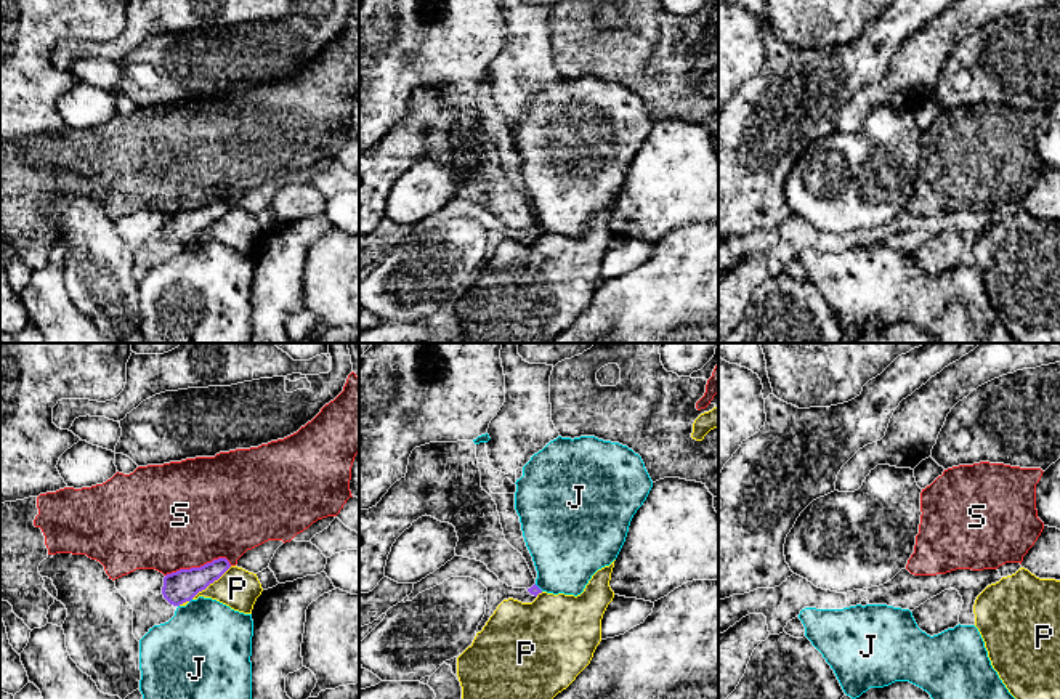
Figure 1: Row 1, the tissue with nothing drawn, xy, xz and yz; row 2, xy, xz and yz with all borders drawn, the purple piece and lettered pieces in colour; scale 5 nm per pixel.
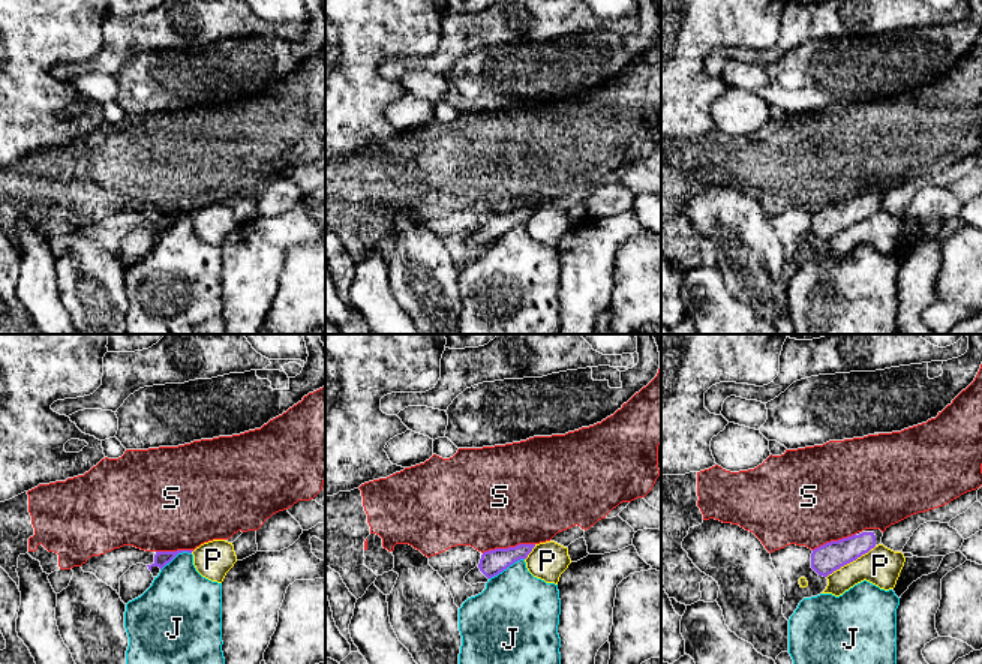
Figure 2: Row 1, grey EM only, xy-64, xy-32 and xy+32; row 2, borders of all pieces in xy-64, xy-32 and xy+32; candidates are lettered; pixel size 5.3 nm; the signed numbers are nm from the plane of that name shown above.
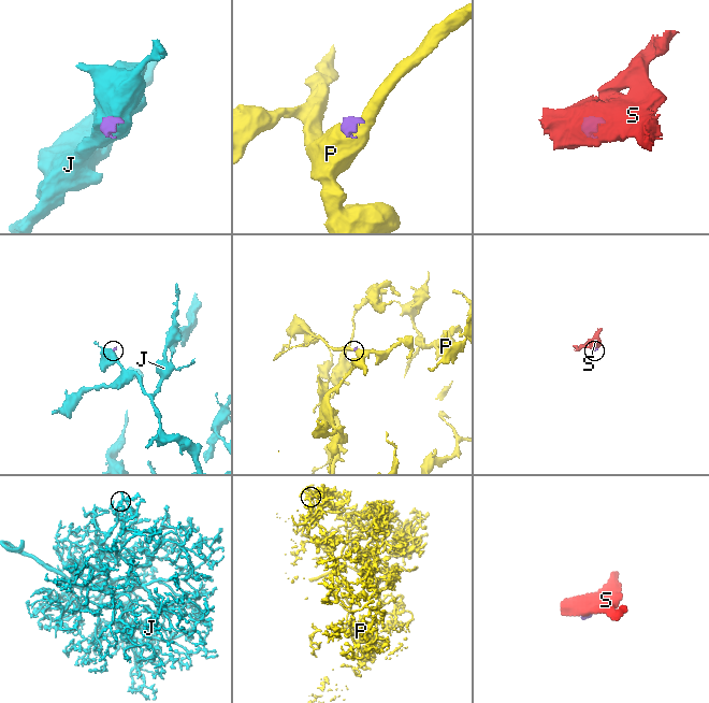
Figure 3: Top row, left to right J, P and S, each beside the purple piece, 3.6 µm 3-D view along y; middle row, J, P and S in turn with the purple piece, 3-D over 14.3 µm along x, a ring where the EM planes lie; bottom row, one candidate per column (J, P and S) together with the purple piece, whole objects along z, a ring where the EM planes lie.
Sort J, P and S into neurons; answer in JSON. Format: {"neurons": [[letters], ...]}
{"neurons": [["J"], ["P"], ["S"]]}

